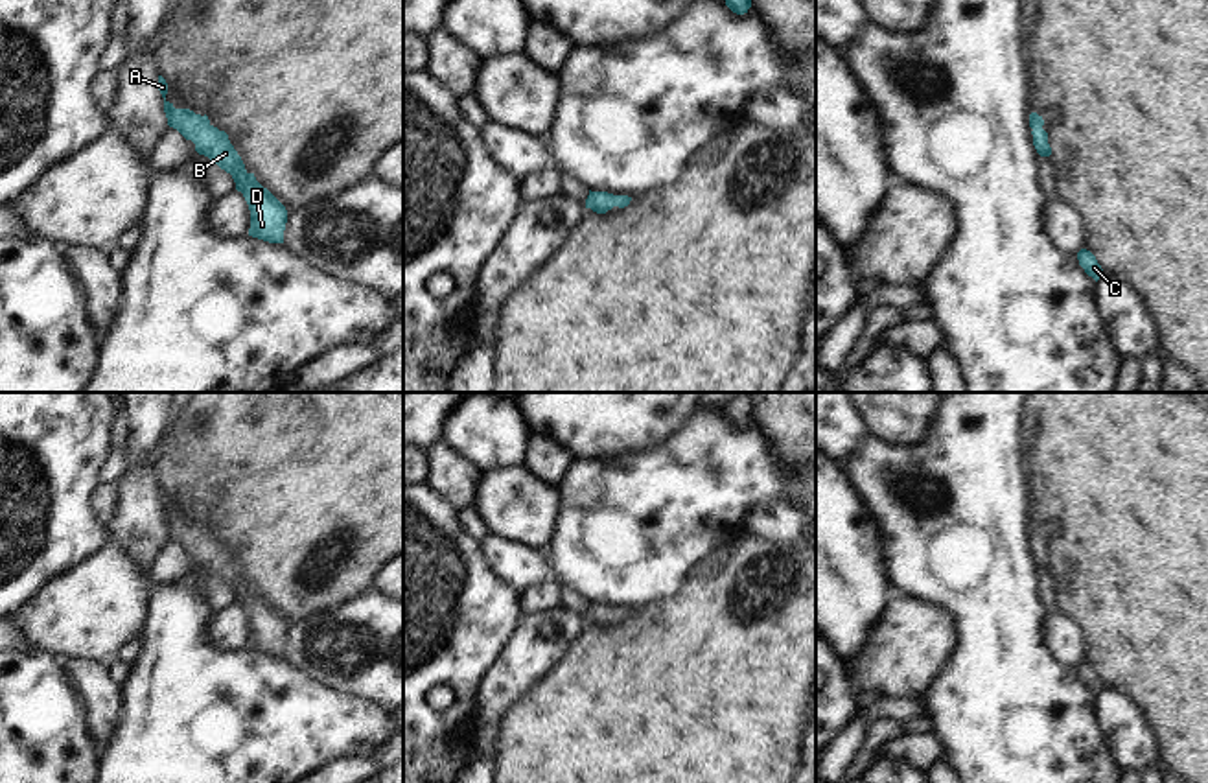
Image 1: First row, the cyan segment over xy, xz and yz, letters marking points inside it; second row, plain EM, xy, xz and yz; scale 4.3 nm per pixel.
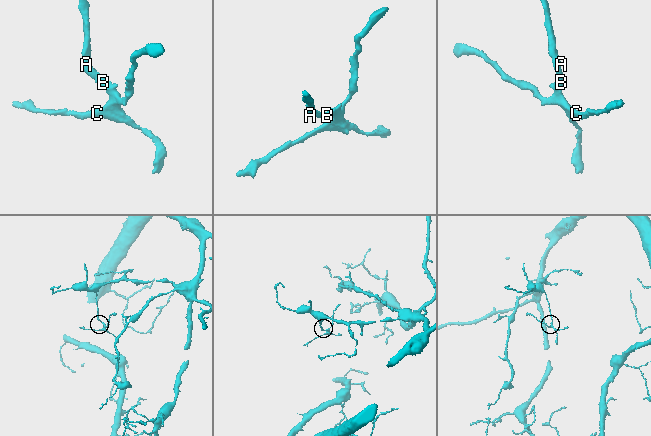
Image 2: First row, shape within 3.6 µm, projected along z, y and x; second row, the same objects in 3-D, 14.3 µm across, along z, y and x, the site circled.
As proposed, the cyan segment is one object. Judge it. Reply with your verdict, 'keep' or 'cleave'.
keep

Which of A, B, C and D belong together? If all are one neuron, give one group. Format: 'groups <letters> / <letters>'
groups A B C D

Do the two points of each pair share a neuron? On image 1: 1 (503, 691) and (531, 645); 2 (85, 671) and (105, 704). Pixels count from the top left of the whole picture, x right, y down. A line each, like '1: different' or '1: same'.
1: same
2: same

